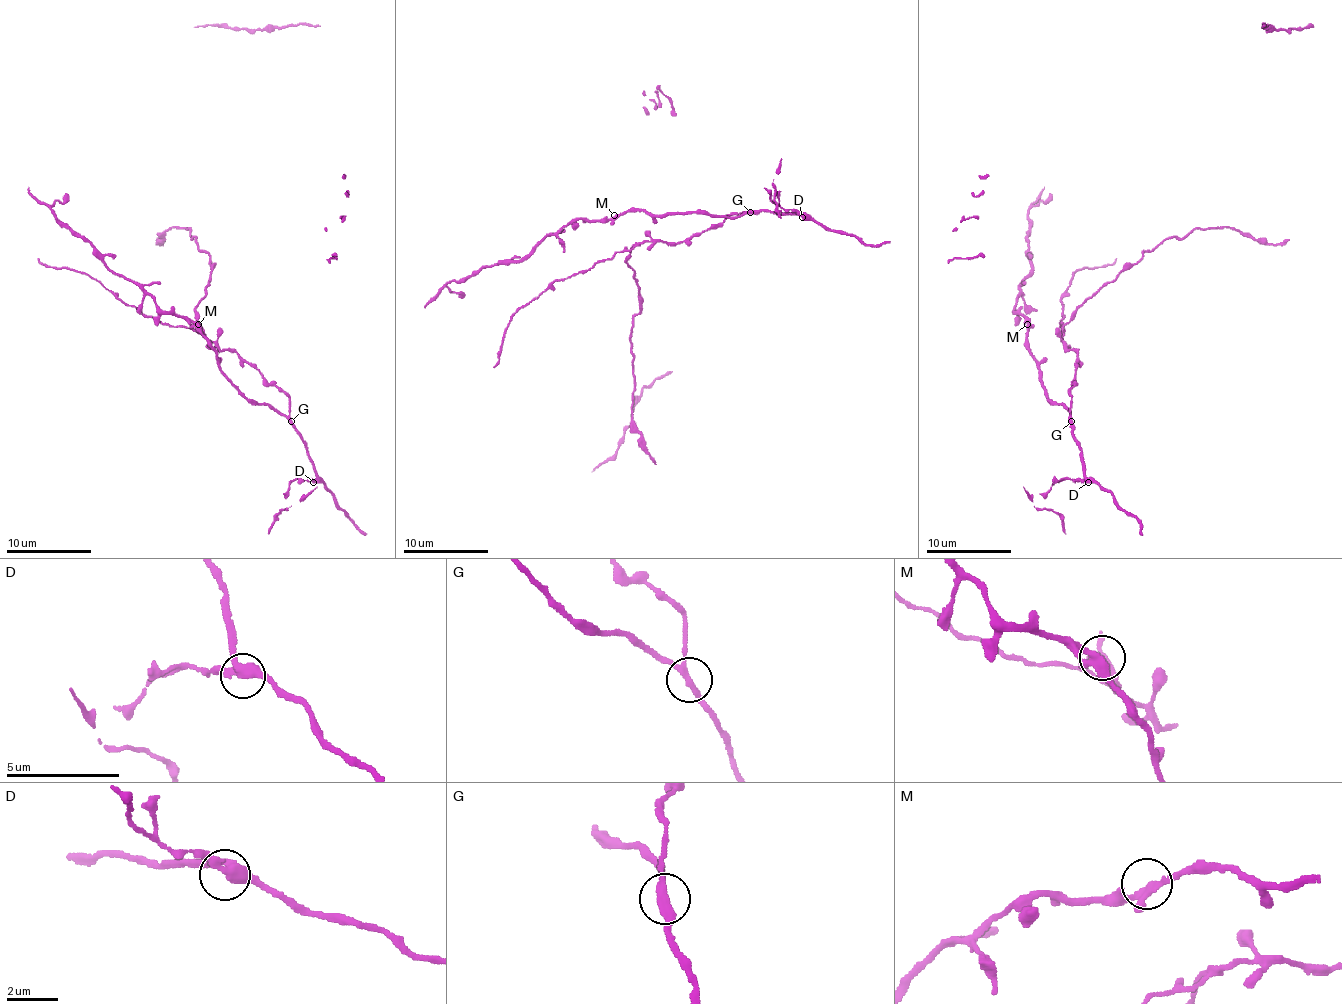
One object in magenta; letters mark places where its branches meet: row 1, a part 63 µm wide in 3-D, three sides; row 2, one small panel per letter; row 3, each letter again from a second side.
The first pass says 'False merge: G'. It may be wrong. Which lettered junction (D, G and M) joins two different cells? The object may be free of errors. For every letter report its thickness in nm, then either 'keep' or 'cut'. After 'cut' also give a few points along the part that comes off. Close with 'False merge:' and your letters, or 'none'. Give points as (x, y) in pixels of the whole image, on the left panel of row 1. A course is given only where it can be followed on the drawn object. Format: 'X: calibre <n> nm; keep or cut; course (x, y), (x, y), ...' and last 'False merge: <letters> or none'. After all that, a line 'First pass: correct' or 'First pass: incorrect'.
D: calibre 320 nm; keep
G: calibre 260 nm; cut; course (290, 422), (287, 394), (205, 335), (195, 311), (212, 268), (190, 228), (169, 228), (159, 245), (165, 239)
M: calibre 240 nm; keep
False merge: G
First pass: correct

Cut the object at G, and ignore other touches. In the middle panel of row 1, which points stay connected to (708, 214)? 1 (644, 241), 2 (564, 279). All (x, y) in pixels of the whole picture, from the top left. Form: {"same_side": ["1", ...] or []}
{"same_side": []}

